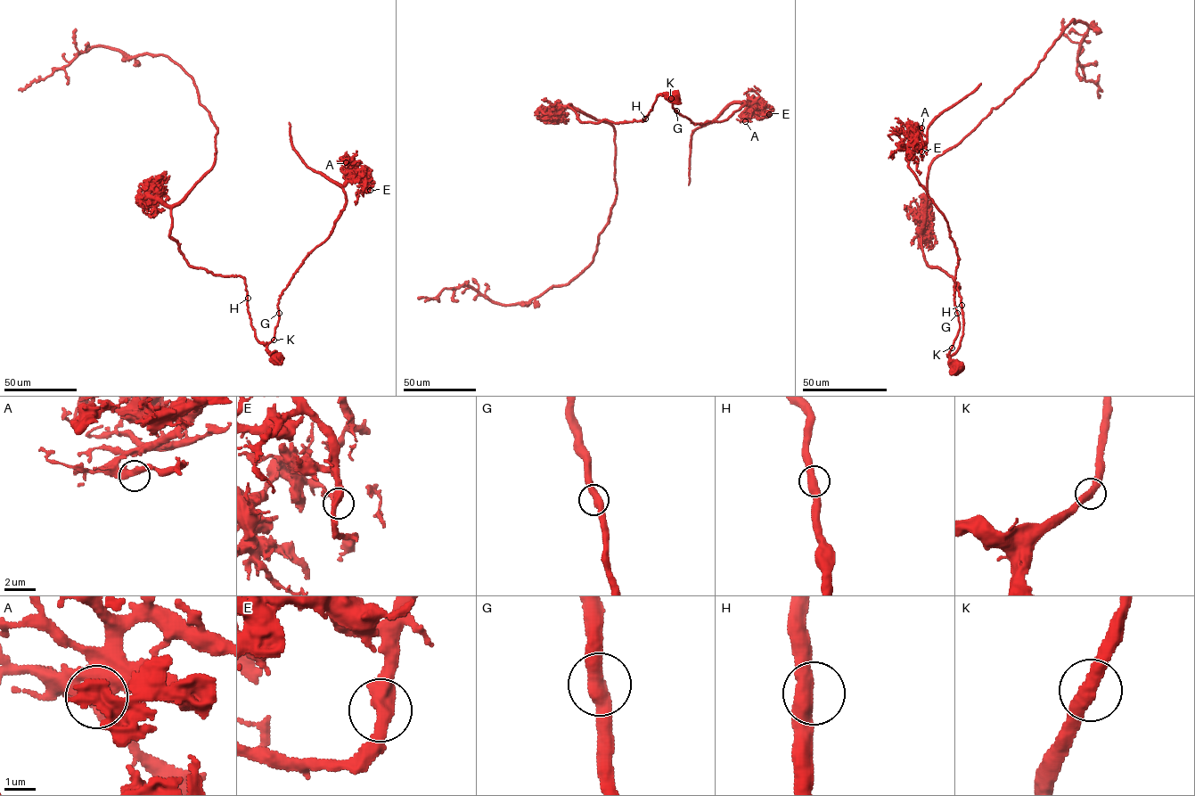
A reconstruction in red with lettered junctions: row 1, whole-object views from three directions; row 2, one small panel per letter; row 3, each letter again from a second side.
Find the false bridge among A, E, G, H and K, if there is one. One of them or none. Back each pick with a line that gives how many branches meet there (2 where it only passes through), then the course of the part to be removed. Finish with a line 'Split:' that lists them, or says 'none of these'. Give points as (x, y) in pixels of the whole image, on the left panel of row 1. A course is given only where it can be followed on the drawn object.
Split: none of these

